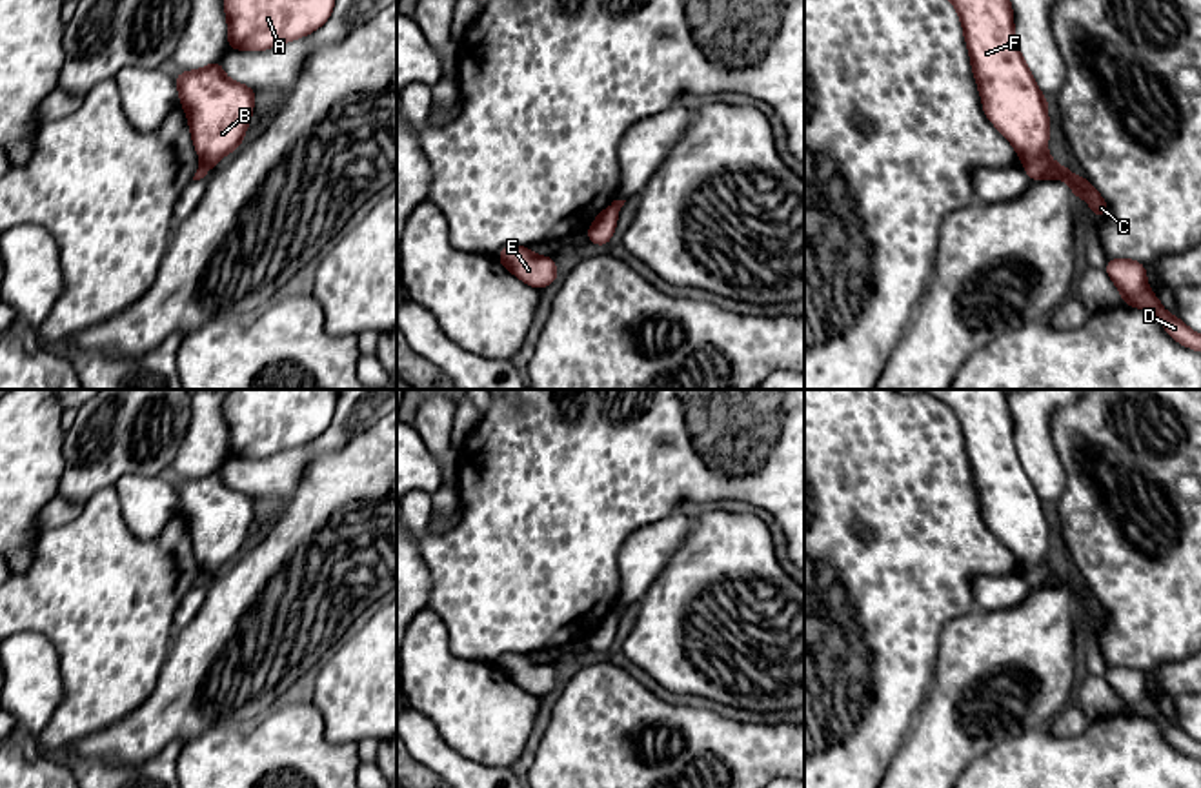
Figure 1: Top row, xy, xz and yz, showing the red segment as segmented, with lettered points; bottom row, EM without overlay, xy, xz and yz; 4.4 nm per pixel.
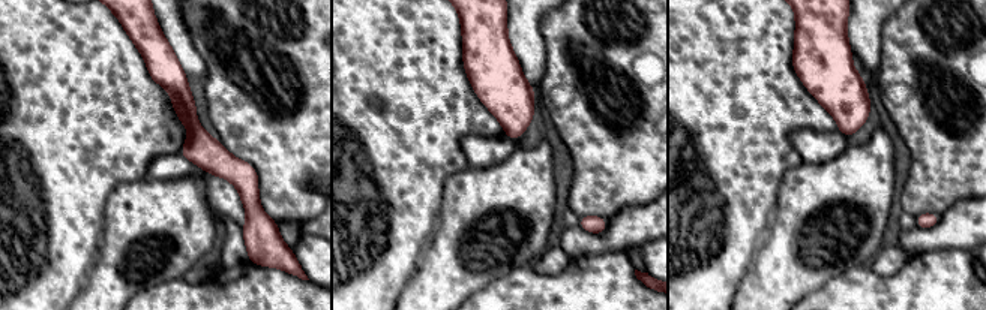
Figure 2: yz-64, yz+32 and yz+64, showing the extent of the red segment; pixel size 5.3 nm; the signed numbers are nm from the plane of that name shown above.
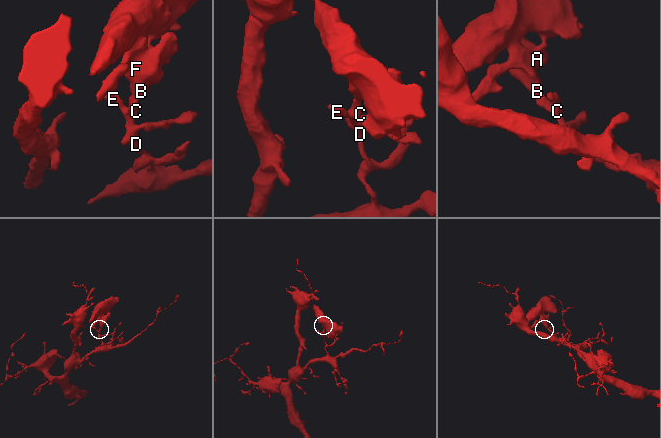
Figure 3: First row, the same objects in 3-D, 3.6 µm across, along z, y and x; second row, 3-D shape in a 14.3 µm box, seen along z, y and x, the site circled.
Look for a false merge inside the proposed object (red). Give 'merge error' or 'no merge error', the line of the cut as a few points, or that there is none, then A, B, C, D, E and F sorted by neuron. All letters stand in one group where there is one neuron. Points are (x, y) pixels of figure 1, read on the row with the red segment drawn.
merge error; cut yz (1043, 150), (1023, 164); groups A B F / C D E

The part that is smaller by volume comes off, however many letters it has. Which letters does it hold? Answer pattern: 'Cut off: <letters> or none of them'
Cut off: A, B, F

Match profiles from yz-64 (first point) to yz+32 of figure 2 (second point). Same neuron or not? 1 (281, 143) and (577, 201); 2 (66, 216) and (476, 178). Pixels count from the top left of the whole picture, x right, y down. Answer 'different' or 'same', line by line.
1: same
2: different

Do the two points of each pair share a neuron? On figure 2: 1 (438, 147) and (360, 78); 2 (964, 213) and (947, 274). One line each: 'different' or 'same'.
1: same
2: different

